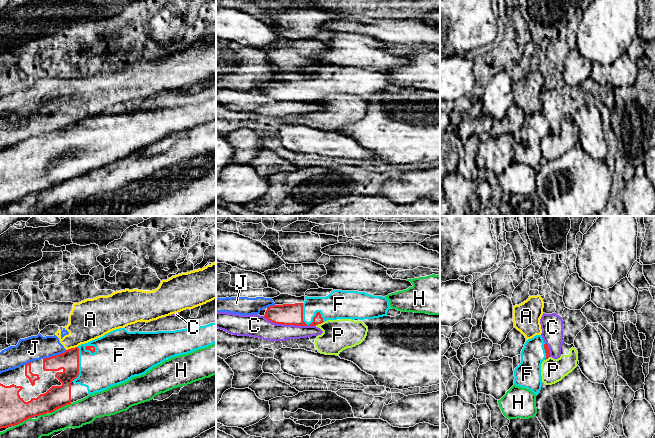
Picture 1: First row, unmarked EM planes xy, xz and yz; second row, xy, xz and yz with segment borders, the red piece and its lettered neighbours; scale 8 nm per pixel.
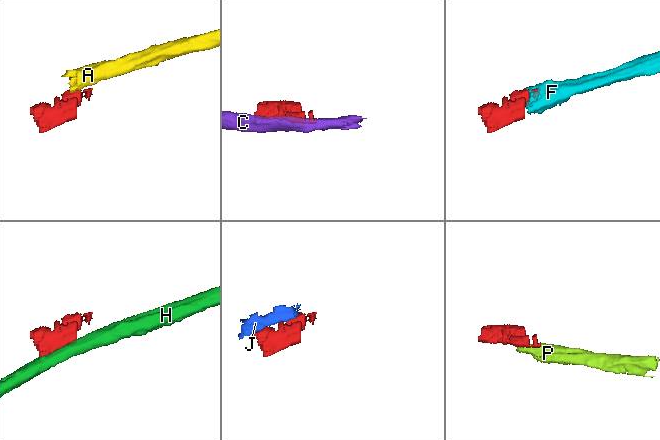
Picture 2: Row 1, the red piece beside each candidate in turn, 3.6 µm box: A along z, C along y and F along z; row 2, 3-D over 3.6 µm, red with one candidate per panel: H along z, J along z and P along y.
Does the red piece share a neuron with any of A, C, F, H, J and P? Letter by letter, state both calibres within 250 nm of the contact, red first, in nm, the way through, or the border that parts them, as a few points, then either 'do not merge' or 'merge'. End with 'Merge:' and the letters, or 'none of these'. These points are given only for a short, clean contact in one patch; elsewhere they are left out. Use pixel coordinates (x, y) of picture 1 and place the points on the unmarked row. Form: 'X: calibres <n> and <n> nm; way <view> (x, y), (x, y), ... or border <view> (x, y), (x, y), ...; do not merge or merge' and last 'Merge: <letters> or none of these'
A: calibres 160 and 300 nm; border xy (77, 122), (66, 126); do not merge
C: calibres 180 and 180 nm; do not merge
F: calibres 70 and 200 nm; way xz (317, 95), (314, 95), (309, 100), (320, 85), (334, 82); merge
H: calibres 180 and 200 nm; do not merge
J: calibres 160 and 190 nm; do not merge
P: calibres 70 and 260 nm; border xz (324, 97), (315, 101); do not merge
Merge: F

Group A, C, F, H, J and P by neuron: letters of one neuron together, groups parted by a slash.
A J / C / F / H / P

